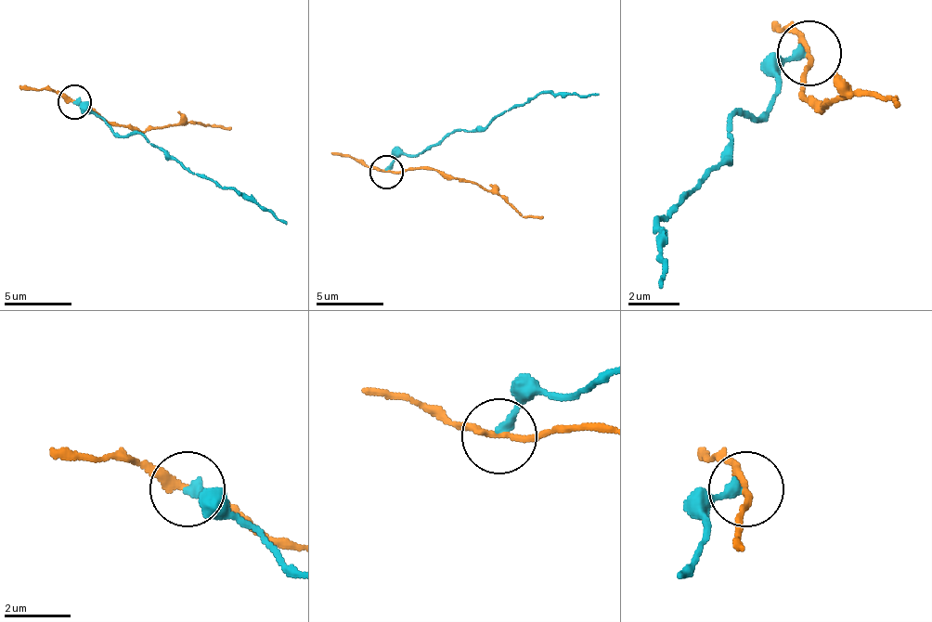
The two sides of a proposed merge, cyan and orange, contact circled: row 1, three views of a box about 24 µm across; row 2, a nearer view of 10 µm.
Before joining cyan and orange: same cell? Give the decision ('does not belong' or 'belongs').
does not belong

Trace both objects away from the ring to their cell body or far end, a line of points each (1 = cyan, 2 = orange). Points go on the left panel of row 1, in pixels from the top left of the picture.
1: (75, 101), (119, 135), (143, 135), (170, 151), (187, 168), (226, 188), (251, 195), (287, 226)
2: (75, 101), (109, 121), (149, 131), (183, 124), (210, 124), (230, 131)

